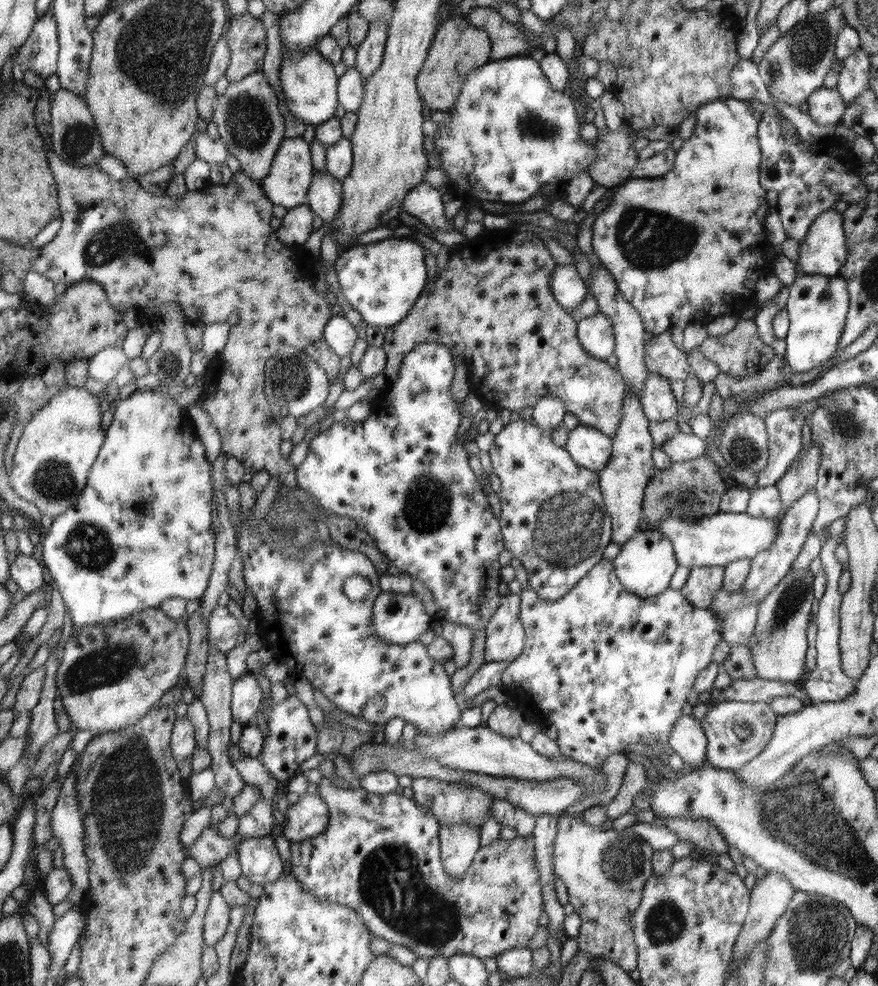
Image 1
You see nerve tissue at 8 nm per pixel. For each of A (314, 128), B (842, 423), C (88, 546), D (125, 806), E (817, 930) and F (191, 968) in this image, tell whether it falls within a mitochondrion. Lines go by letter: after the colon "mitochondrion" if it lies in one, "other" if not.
A: other
B: mitochondrion
C: mitochondrion
D: mitochondrion
E: mitochondrion
F: other

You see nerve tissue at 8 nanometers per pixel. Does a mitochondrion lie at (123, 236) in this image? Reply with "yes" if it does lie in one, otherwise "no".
yes

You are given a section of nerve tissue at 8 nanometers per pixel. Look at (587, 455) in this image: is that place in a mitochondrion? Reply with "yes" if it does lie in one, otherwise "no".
no

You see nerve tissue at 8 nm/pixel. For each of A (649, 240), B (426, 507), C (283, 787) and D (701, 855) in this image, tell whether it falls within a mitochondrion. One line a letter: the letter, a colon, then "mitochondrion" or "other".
A: mitochondrion
B: mitochondrion
C: other
D: other

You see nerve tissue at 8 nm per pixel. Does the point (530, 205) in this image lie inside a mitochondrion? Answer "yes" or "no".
no

